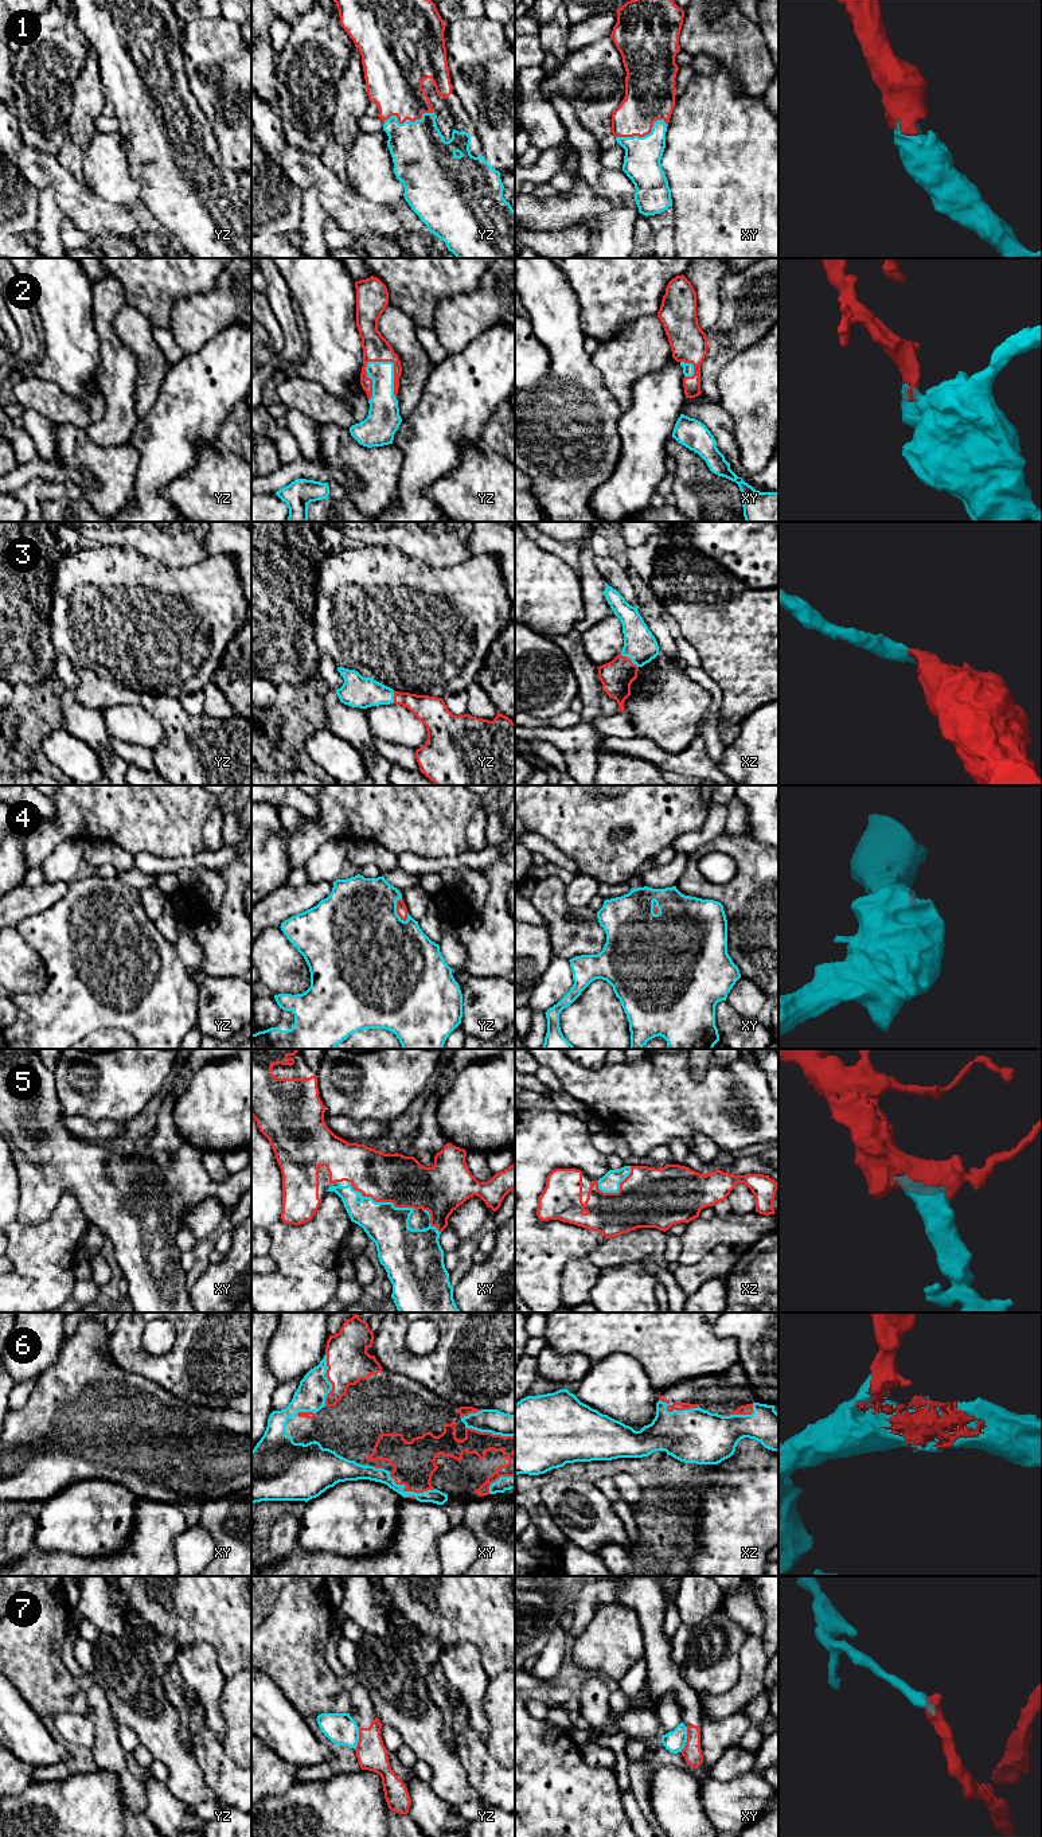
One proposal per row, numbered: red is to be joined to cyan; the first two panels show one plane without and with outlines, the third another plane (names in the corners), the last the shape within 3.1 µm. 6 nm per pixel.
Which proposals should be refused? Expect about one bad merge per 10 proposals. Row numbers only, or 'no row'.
7

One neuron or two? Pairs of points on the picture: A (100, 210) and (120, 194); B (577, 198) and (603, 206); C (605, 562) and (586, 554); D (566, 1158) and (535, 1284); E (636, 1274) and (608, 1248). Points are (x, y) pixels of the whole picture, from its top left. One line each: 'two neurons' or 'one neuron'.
A: two neurons
B: one neuron
C: two neurons
D: one neuron
E: two neurons

